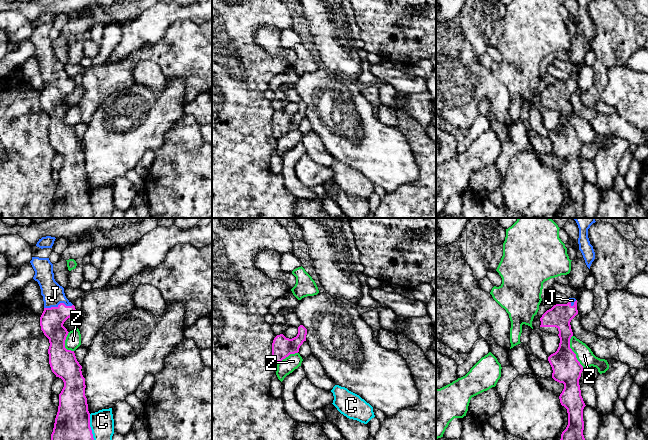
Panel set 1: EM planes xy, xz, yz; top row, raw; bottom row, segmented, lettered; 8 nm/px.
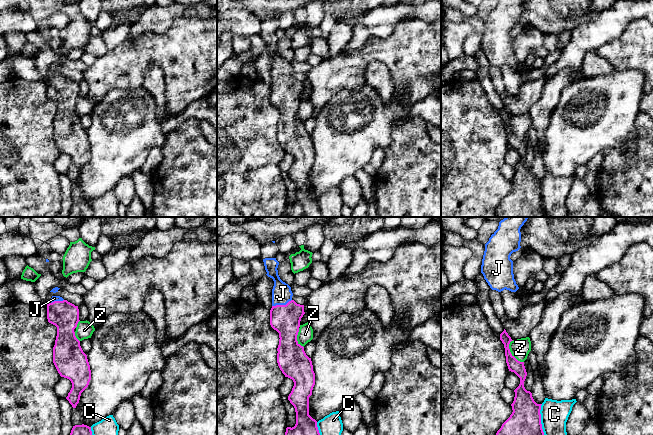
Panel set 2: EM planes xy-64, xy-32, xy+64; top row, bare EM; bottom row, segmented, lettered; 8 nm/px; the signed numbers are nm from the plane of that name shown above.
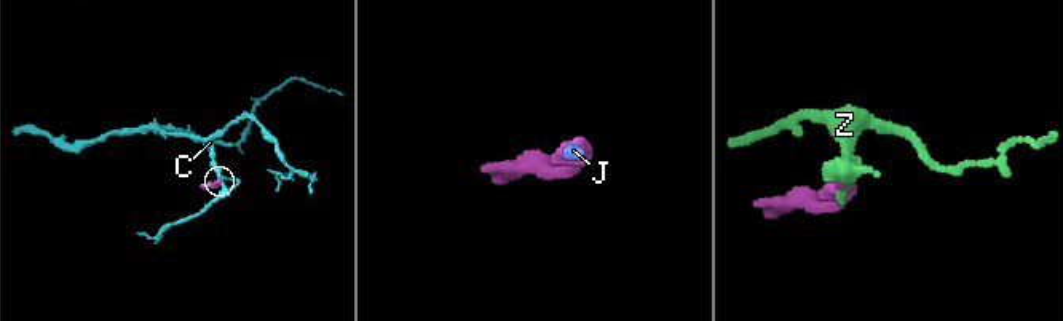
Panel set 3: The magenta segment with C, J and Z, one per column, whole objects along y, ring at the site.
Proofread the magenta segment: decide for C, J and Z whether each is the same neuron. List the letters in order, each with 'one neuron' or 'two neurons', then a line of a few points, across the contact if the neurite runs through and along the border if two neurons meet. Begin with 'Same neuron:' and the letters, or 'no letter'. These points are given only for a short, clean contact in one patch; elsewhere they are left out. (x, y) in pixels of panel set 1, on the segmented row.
Same neuron: J
C: two neurons; line xy (89, 414), (89, 426), (94, 439)
J: one neuron; line xy (52, 319), (59, 304), (54, 299), (53, 294)
Z: two neurons; line yz (572, 335), (570, 348), (583, 367)

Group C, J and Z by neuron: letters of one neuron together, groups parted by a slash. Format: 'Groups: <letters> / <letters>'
Groups: C / J / Z

